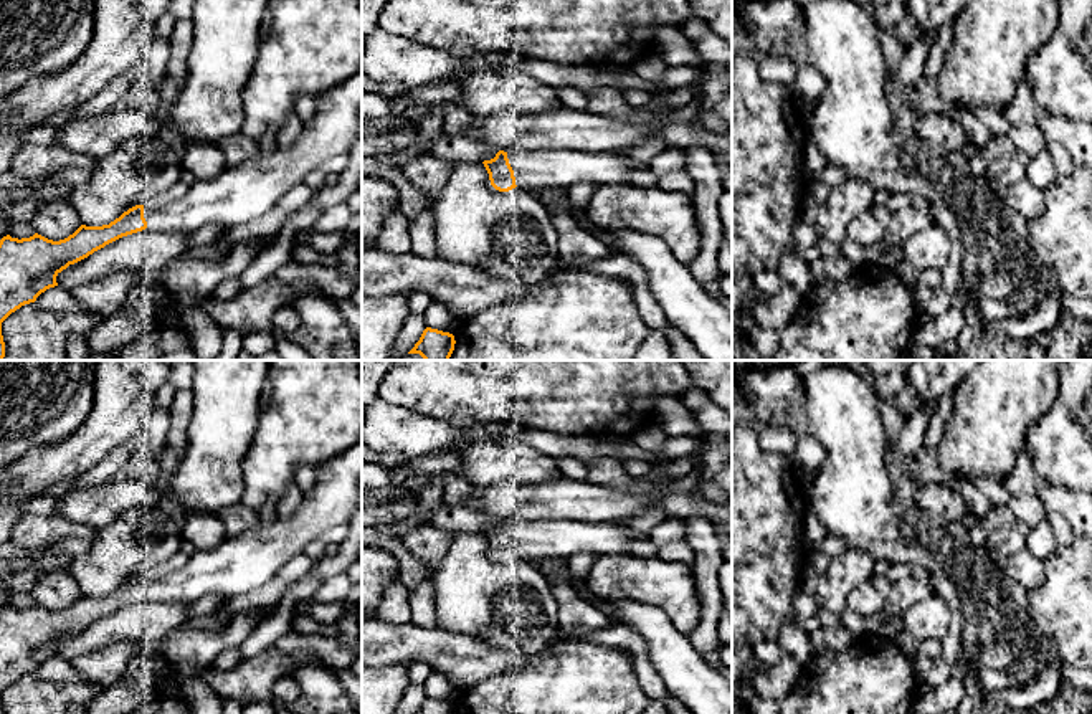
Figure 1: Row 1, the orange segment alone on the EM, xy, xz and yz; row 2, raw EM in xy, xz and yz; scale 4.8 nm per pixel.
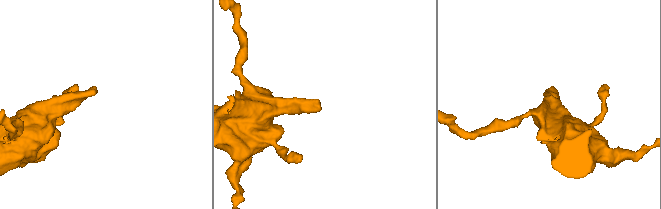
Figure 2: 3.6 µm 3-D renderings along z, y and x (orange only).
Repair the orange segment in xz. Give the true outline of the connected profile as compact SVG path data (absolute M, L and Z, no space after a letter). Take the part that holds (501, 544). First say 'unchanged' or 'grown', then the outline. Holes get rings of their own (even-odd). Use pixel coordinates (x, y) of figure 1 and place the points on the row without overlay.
grown; M514 517L499 521L494 529L482 532L491 555L499 562L515 557L570 560L578 552L595 557L629 555L629 545L641 536L626 526L596 524L585 521L529 521Z

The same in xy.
grown; M362 440L334 459L327 459L316 468L317 478L314 488L304 496L299 507L286 519L271 517L269 524L256 526L226 536L225 540L210 550L197 550L188 557L183 569L172 572L165 578L150 575L135 575L119 588L102 597L81 595L64 610L53 612L38 603L30 608L0 610L0 714L3 712L2 693L25 674L50 658L58 656L56 646L106 615L142 602L170 602L192 605L207 593L218 593L221 598L246 593L266 585L292 557L302 554L306 545L325 532L340 534L347 529L352 514L360 504L362 484Z

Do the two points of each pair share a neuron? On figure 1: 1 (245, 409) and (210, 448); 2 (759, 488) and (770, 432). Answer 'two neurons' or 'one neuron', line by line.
1: one neuron
2: two neurons

